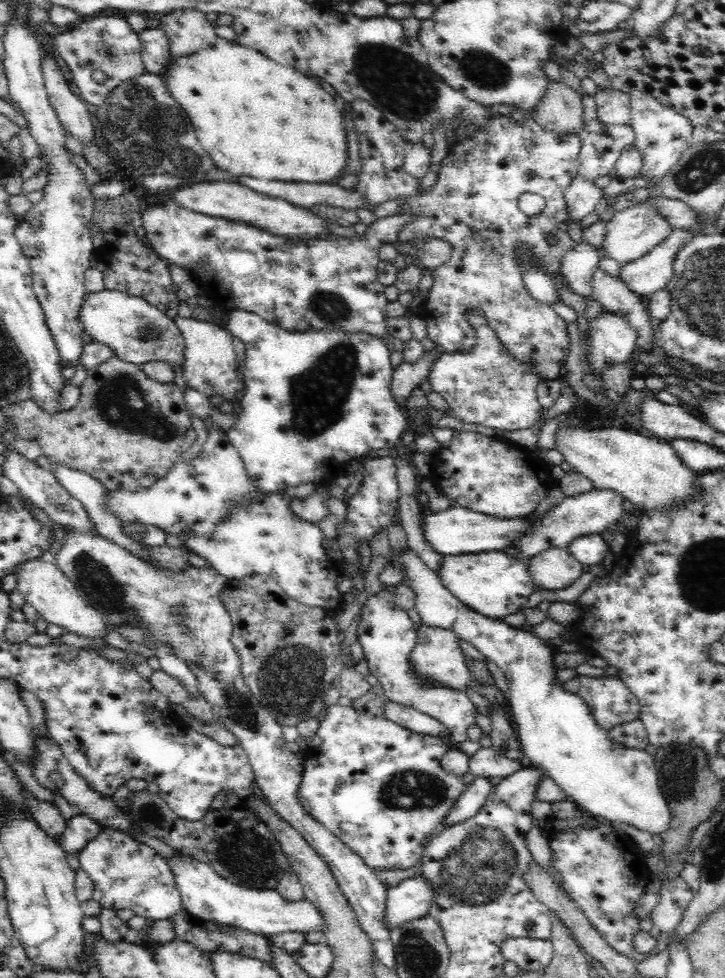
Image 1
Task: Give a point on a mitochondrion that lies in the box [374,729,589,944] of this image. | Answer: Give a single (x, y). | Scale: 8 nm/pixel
(478, 870)

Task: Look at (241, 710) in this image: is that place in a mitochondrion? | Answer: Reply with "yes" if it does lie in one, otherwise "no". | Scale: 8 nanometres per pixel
yes

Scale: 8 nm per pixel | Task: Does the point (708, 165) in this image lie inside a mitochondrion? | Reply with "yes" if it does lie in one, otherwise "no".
yes

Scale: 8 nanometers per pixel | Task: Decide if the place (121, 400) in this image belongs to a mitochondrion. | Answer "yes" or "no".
yes

